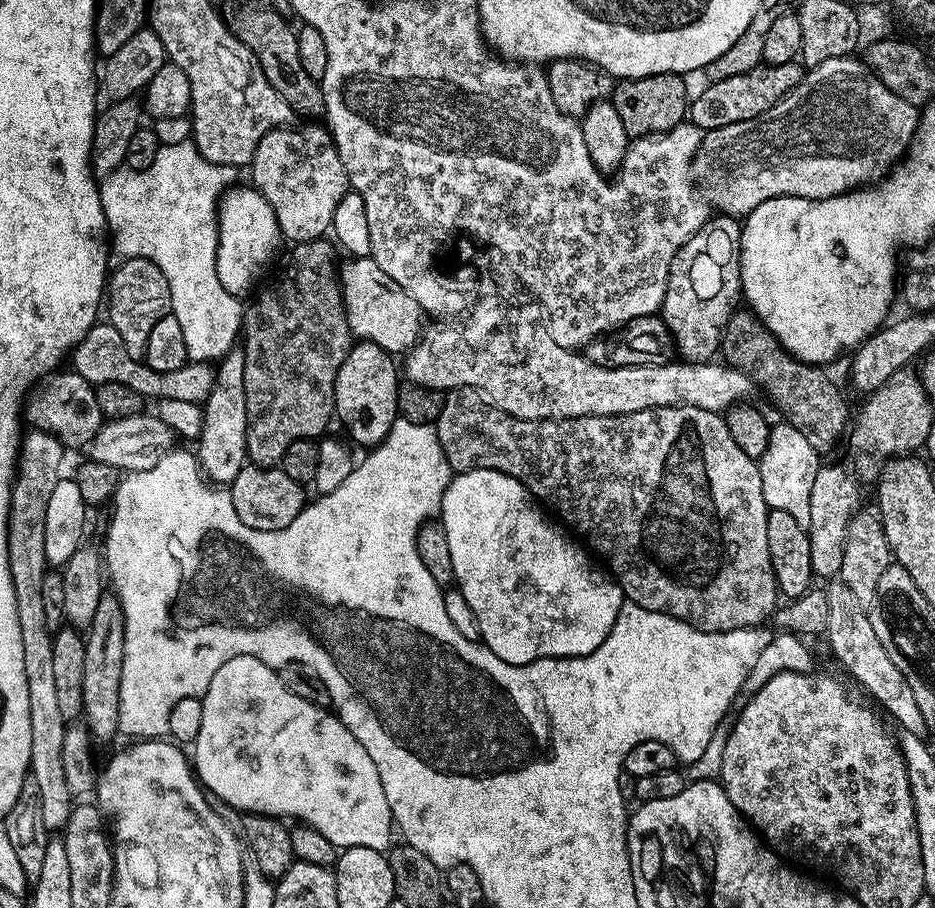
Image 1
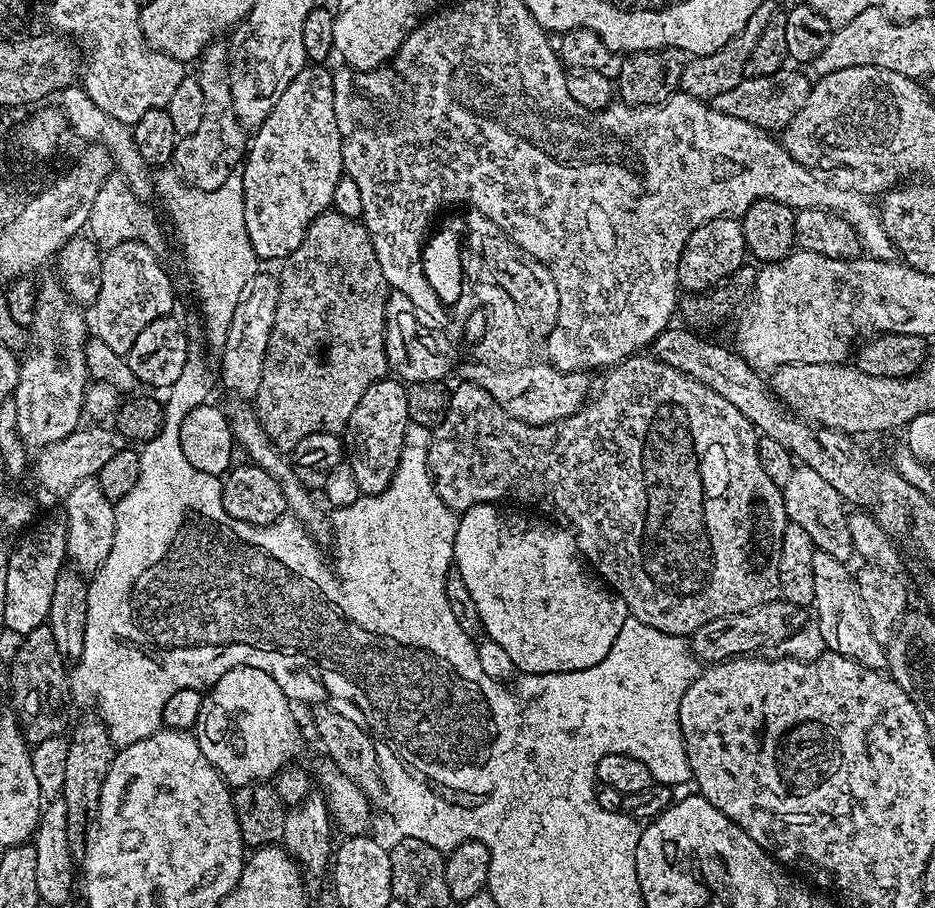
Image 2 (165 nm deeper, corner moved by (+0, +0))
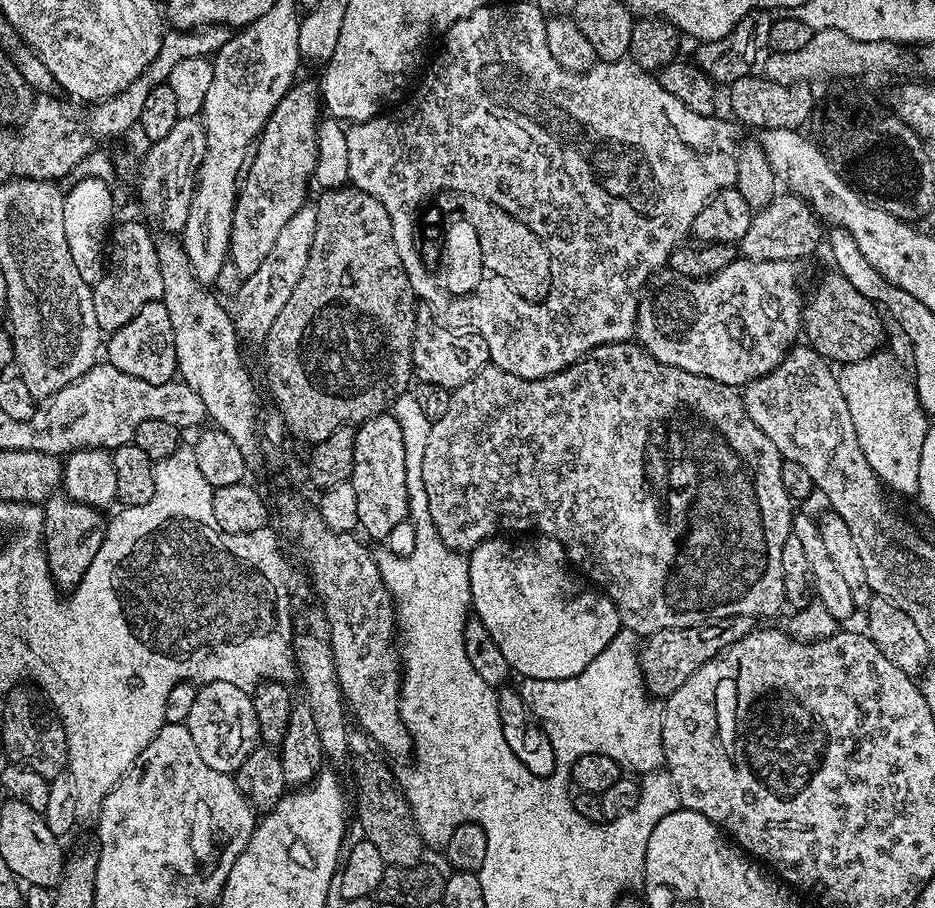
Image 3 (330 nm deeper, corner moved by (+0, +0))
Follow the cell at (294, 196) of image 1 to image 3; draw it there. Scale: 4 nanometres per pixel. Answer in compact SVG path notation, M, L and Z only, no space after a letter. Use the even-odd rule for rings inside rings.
M297 82L289 88L287 94L278 102L278 106L270 114L266 126L260 131L255 143L257 153L254 154L254 162L250 172L242 177L242 183L238 188L234 214L232 215L232 229L230 230L230 242L228 243L228 258L236 267L241 278L254 274L258 266L262 266L262 258L270 254L278 234L286 227L286 222L298 214L298 210L305 207L309 186L313 183L318 158L318 142L316 141L316 129L322 119L322 93L315 83L303 84Z

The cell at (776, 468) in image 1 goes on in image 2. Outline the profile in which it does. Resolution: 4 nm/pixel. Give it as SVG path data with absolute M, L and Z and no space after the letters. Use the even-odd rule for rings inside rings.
M796 466L793 467L790 474L790 482L783 484L782 491L784 509L789 521L802 526L802 530L806 530L806 534L810 534L812 545L815 548L845 562L853 559L854 549L848 529L849 513L844 512L846 501L840 497L838 490L834 490L834 486L830 486L830 482L824 481L814 470Z

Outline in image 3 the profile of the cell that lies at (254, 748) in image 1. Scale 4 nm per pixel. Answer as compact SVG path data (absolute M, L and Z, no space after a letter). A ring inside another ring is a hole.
M230 682L199 685L186 723L190 738L194 738L194 746L198 746L198 754L202 754L202 762L206 762L210 770L236 773L238 766L246 762L246 758L257 748L260 740L260 727L254 714L252 696L245 689Z

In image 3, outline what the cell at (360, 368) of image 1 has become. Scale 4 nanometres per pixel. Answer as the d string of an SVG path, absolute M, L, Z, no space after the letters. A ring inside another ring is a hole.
M381 414L365 420L356 428L354 438L354 470L350 483L354 486L354 494L358 502L356 518L359 527L364 527L365 537L373 536L376 540L384 540L400 523L409 519L408 511L408 487L406 486L406 450L404 442L406 433L392 414Z

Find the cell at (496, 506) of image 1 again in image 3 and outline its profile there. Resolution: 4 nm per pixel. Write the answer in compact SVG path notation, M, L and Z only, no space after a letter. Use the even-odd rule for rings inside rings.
M489 538L472 549L467 557L470 574L471 611L490 630L490 638L498 642L502 658L520 678L561 680L574 678L610 646L622 627L616 604L603 591L587 588L585 581L570 567L568 555L557 540L536 538L515 544L512 540Z

